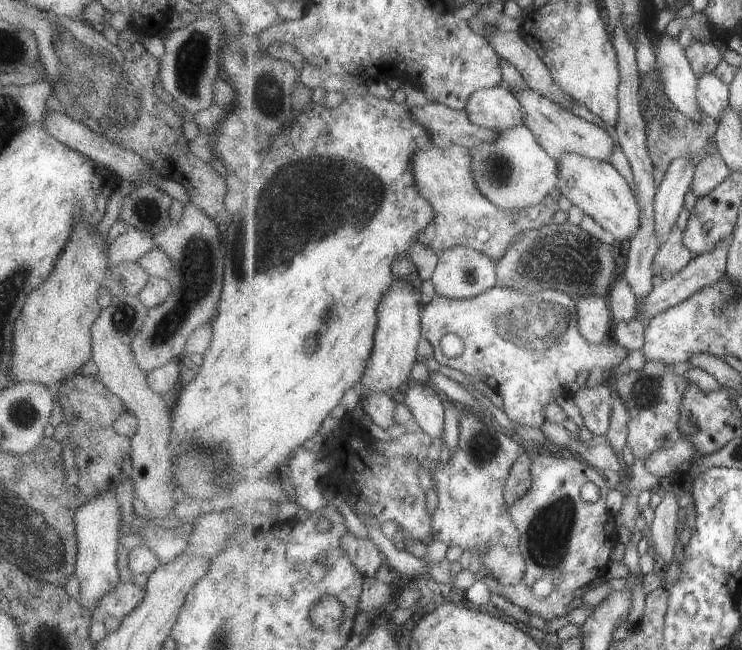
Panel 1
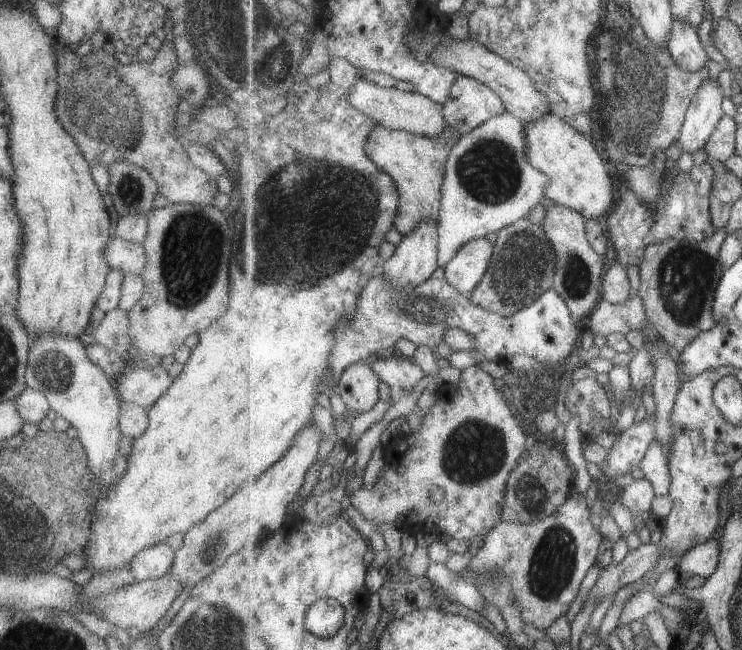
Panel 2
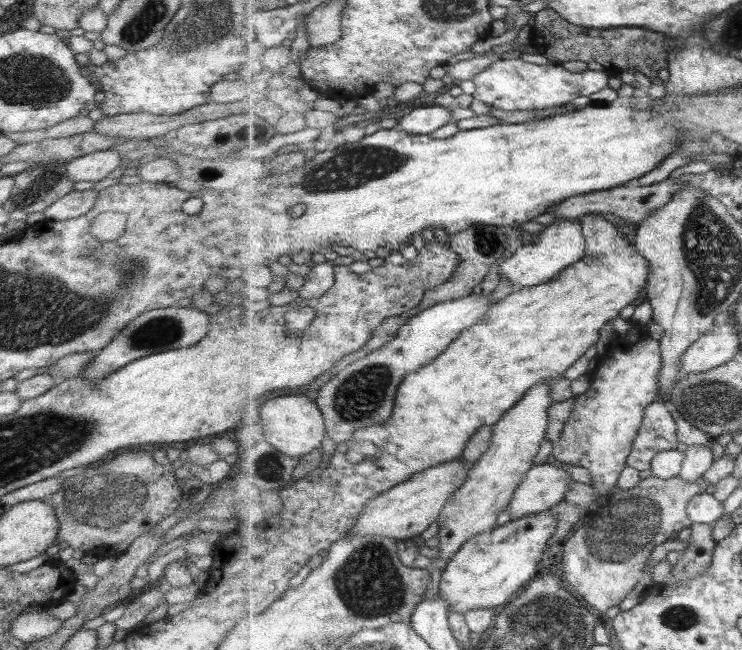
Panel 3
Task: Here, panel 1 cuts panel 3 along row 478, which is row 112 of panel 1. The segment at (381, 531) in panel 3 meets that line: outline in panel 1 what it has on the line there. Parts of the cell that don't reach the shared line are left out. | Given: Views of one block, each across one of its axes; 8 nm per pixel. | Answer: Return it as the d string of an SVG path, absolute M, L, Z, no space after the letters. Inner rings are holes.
M428 101L409 110L413 120L430 132L435 147L461 145L470 149L500 137L498 131L471 122L467 109L454 109Z

